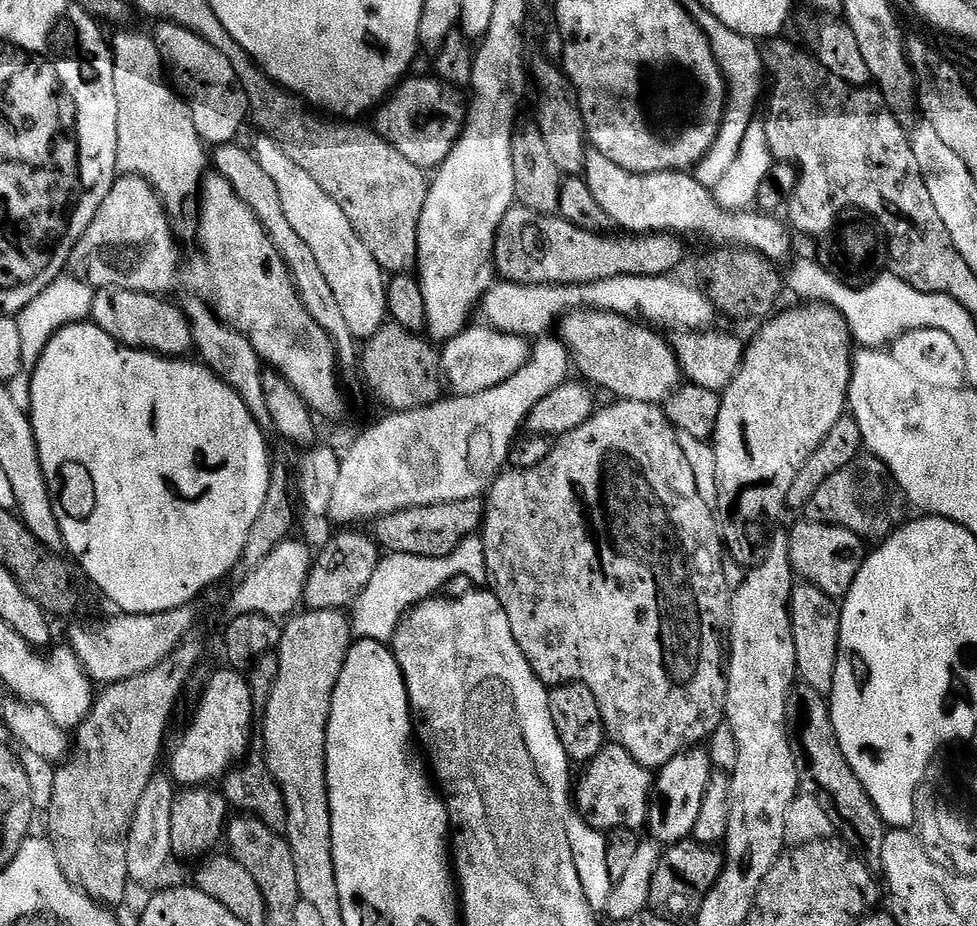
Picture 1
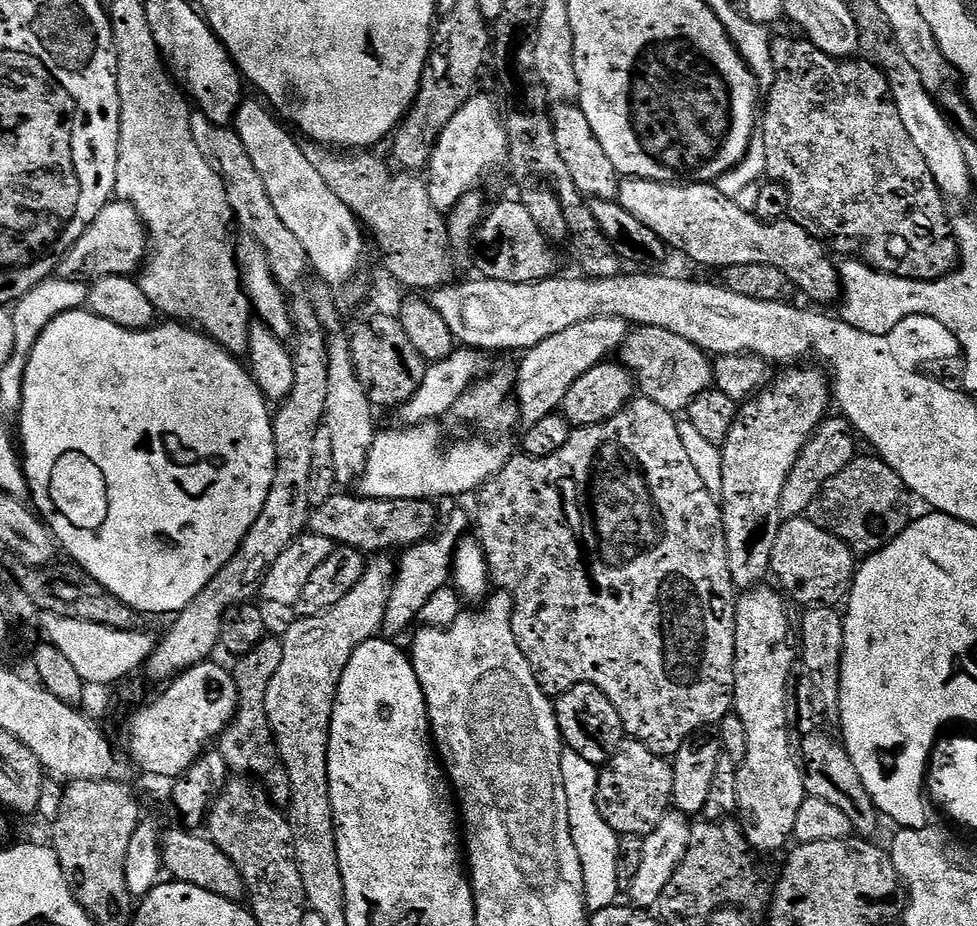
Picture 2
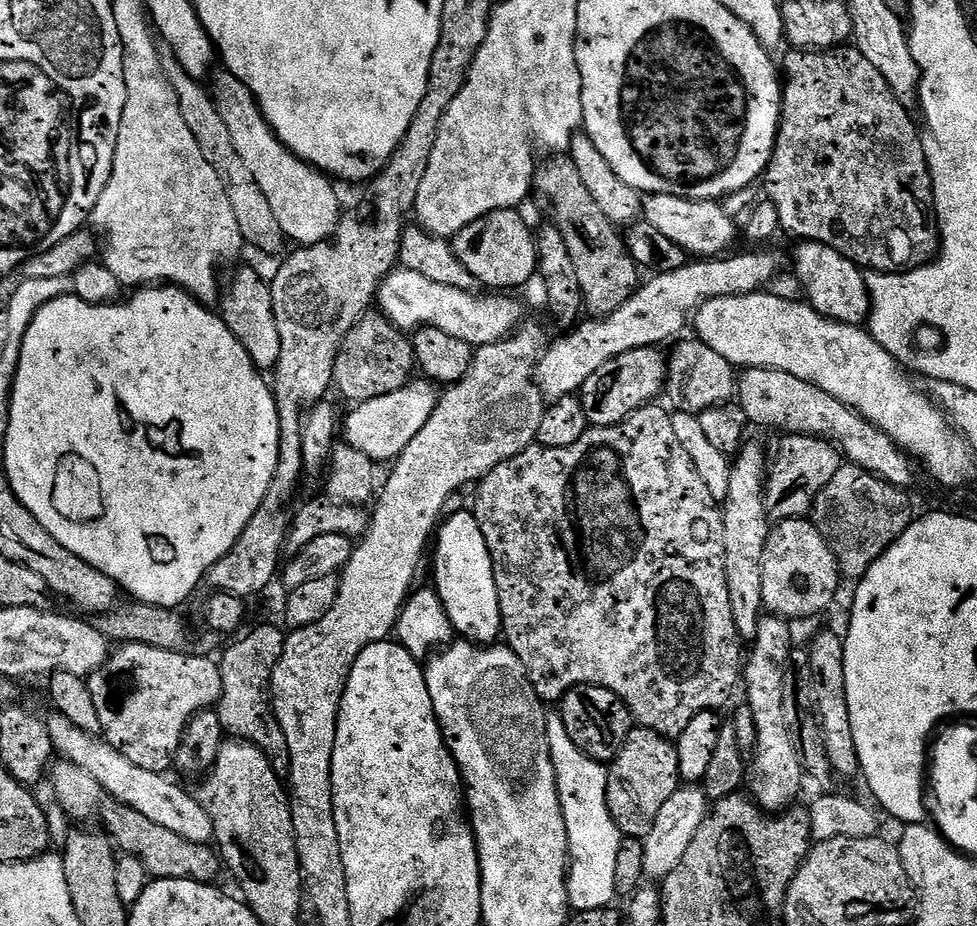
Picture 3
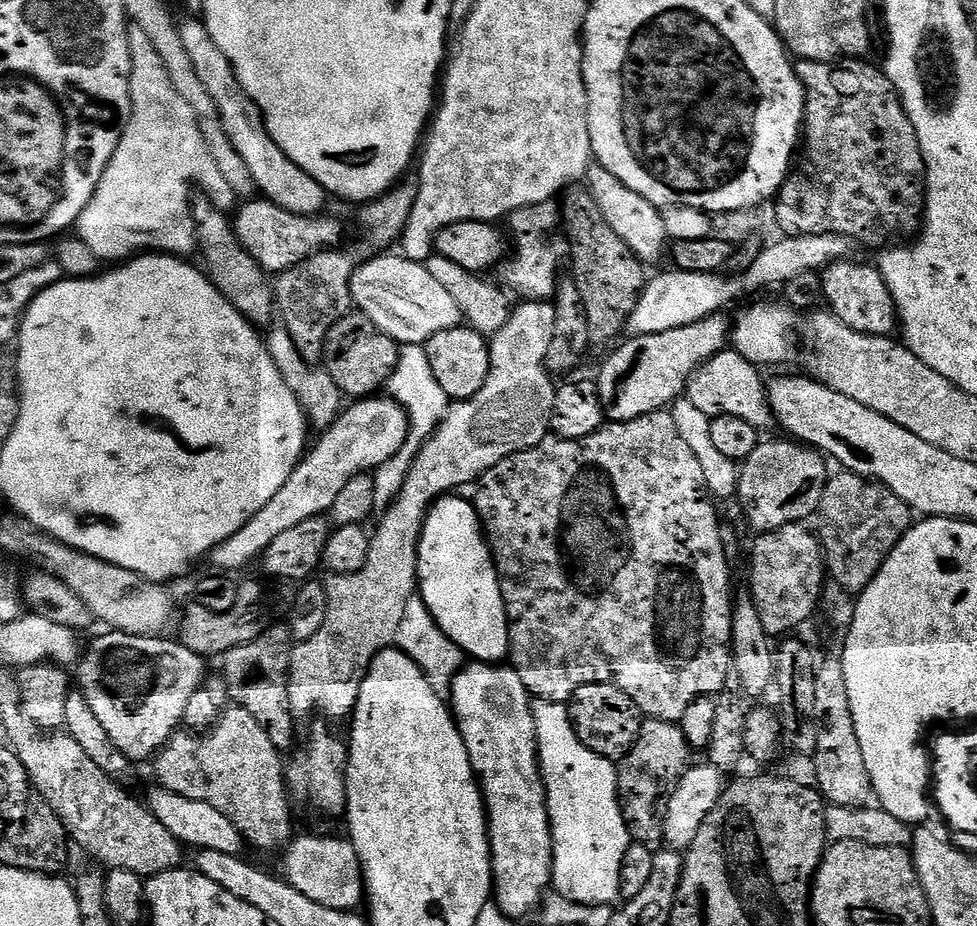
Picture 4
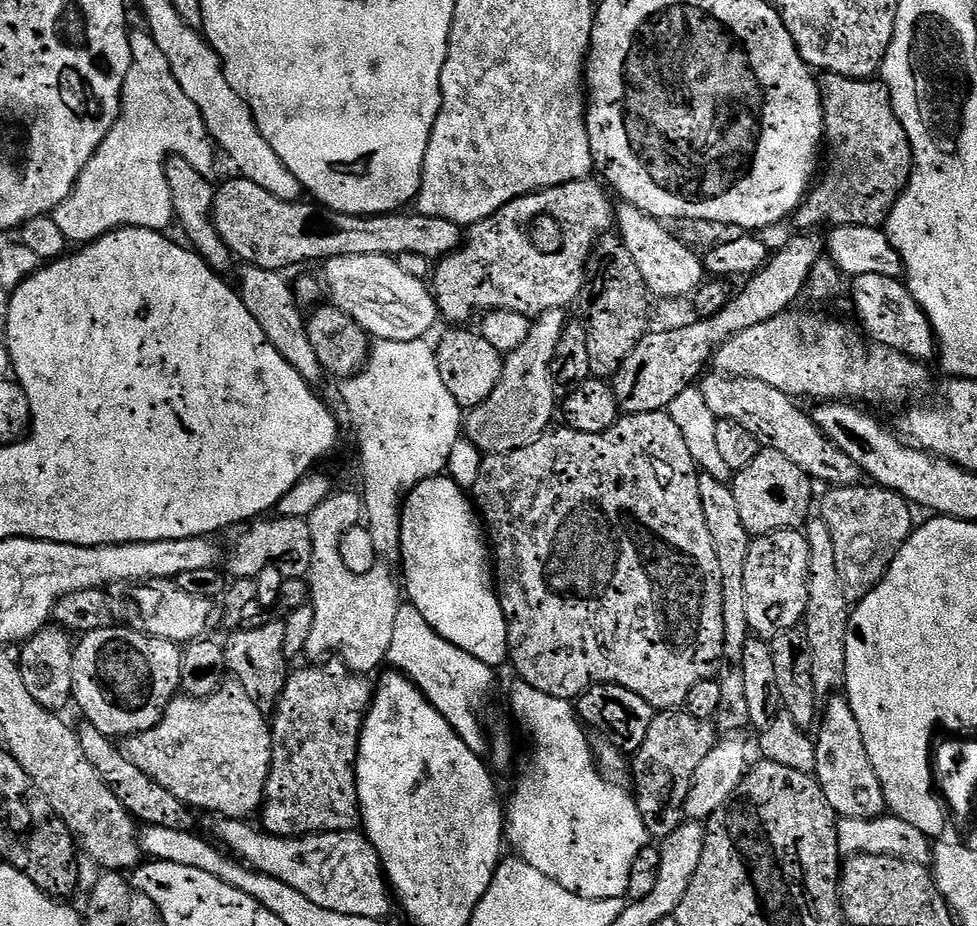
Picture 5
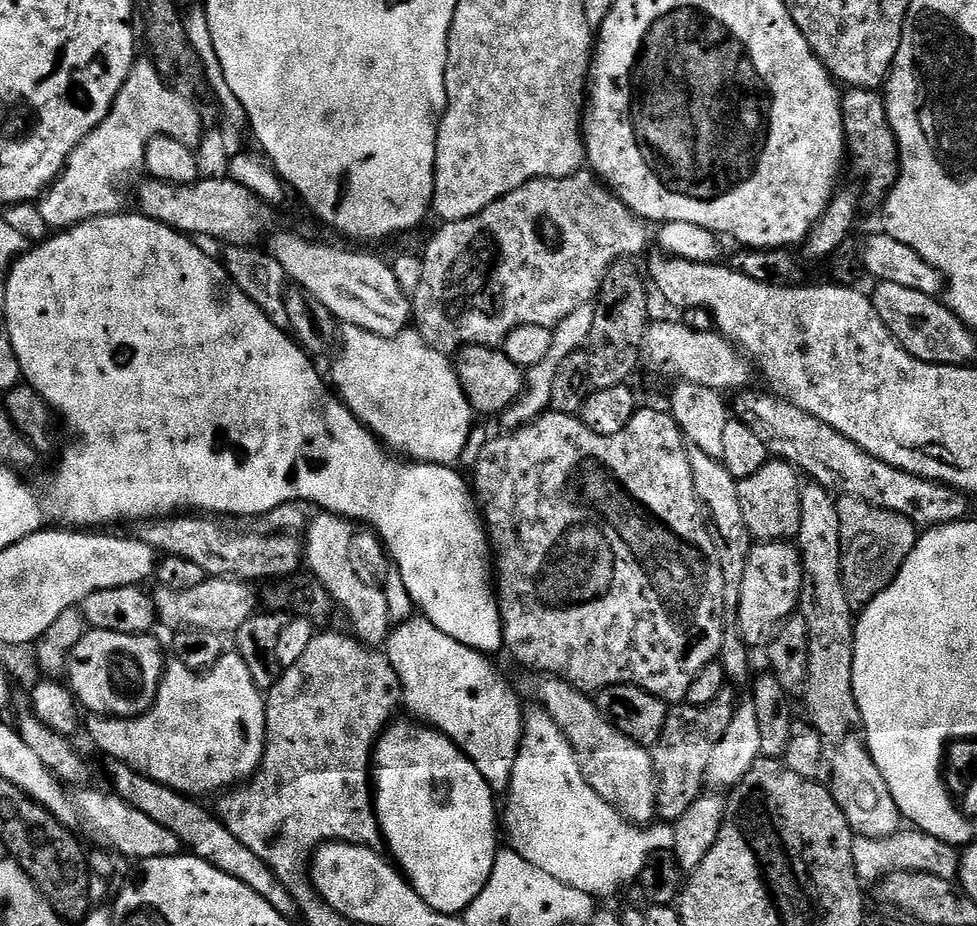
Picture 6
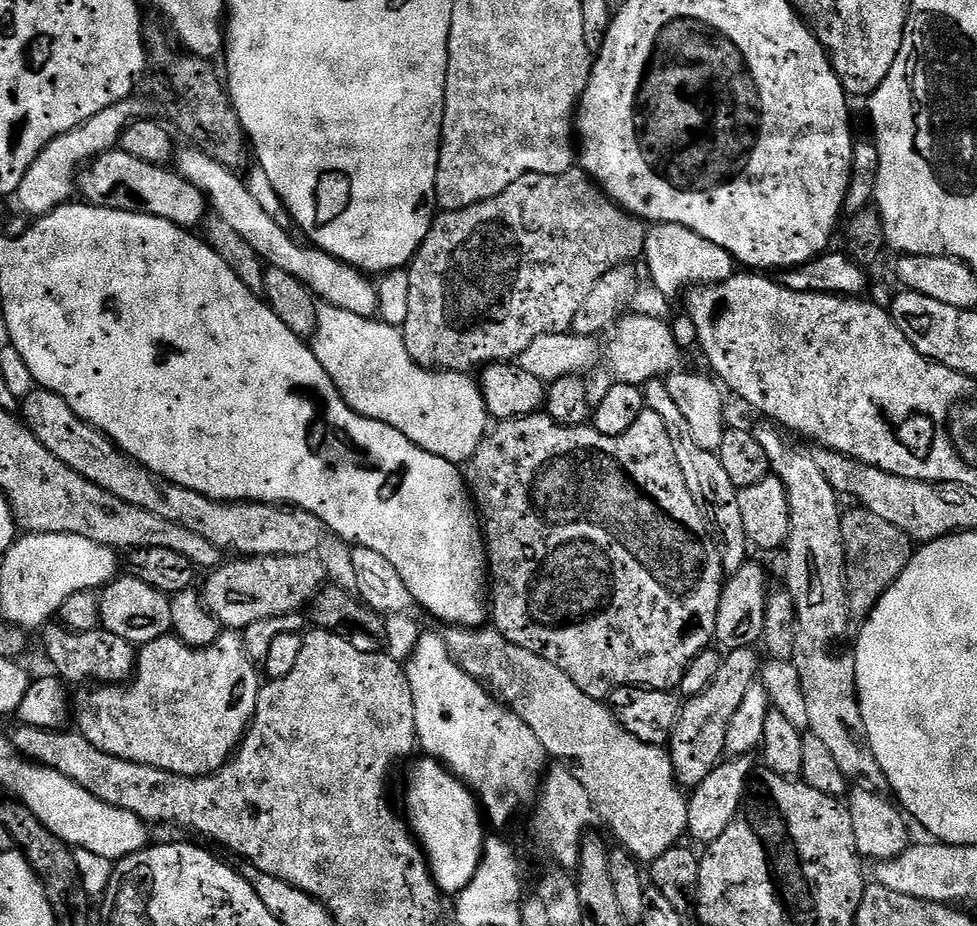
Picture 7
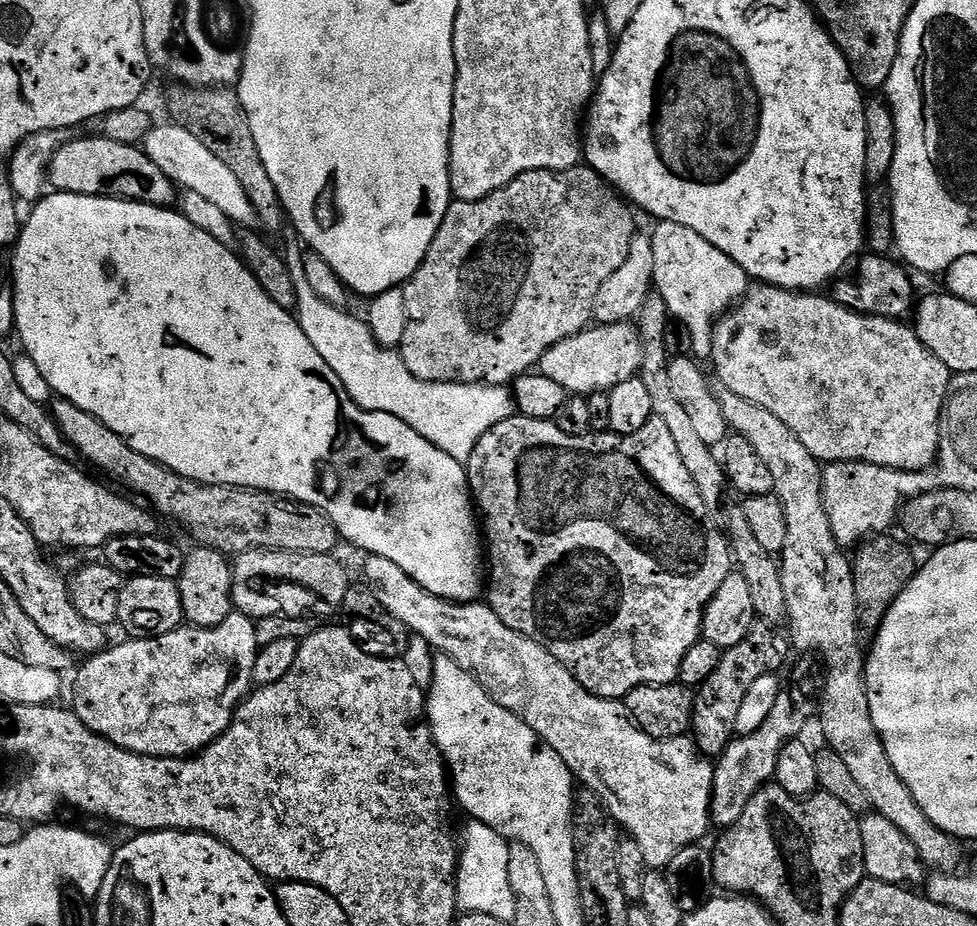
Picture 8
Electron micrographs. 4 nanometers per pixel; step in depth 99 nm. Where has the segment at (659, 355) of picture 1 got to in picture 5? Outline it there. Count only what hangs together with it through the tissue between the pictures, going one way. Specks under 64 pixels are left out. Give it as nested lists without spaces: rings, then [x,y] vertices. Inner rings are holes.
[[[718,371],[705,375],[698,387],[702,398],[706,398],[706,406],[714,410],[717,420],[737,420],[750,430],[750,434],[766,442],[767,447],[786,454],[794,466],[802,466],[813,481],[820,483],[821,480],[824,486],[861,483],[860,465],[854,463],[815,419],[809,413],[807,416],[796,405],[799,403],[782,390],[774,390],[774,386],[766,386],[766,382],[758,382],[754,378],[725,376]]]

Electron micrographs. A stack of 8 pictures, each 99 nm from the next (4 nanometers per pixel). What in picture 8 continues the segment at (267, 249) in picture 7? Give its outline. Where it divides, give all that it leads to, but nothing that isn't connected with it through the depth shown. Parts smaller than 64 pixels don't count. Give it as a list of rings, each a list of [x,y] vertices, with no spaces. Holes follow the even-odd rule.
[[[171,122],[163,123],[157,123],[144,135],[142,147],[150,162],[154,162],[154,166],[158,166],[158,170],[162,170],[162,174],[166,174],[166,178],[172,181],[177,189],[207,198],[214,206],[218,206],[218,210],[222,210],[222,214],[226,214],[226,218],[230,218],[233,224],[255,225],[256,211],[254,206],[250,206],[250,200],[246,198],[246,192],[242,190],[235,174],[212,151],[206,150],[206,146],[202,146],[202,142],[198,142],[198,138],[190,134],[190,130],[182,130],[182,126]]]

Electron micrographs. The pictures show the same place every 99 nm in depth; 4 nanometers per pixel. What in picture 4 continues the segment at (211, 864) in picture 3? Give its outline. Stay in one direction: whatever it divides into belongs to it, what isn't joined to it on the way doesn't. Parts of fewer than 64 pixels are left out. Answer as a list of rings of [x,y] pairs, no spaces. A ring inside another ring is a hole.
[[[60,730],[40,736],[26,737],[20,745],[15,745],[14,751],[19,756],[22,766],[26,766],[33,786],[42,794],[42,798],[46,798],[46,802],[64,823],[65,832],[71,839],[76,840],[78,846],[85,849],[93,861],[101,860],[105,864],[105,869],[130,870],[142,878],[173,872],[185,863],[185,845],[176,840],[174,834],[170,834],[170,830],[166,830],[166,826],[158,822],[158,818],[154,818],[147,803],[140,801],[139,804],[134,797],[128,796],[127,790],[124,789],[127,787],[102,774],[102,770],[98,770],[98,765],[90,762],[89,756],[82,751],[82,746],[78,746],[78,742],[74,742],[74,738]]]

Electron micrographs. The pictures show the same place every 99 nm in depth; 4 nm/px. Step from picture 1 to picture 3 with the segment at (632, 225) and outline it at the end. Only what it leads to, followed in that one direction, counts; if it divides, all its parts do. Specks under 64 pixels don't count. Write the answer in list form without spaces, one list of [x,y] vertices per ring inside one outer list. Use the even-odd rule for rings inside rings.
[[[651,194],[643,201],[642,216],[658,230],[678,242],[696,258],[716,258],[727,253],[736,240],[736,224],[731,215],[715,200],[687,200],[670,194]],[[806,240],[797,245],[792,260],[796,263],[794,271],[802,282],[807,303],[828,320],[837,320],[840,324],[863,325],[872,312],[872,299],[860,265],[838,254],[838,250],[813,240]]]

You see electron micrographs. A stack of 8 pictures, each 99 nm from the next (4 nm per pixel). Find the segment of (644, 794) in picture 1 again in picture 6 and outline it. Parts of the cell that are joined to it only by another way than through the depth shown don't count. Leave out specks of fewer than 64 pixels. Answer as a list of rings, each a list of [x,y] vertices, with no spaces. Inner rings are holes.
[[[726,686],[714,702],[681,702],[669,707],[662,738],[658,738],[655,748],[651,749],[656,771],[656,815],[661,821],[675,822],[682,818],[682,814],[686,814],[686,810],[690,810],[705,791],[710,754],[714,754],[714,746],[722,742],[722,734],[726,734],[730,718],[734,718],[736,713],[738,697],[731,691],[735,692]]]

